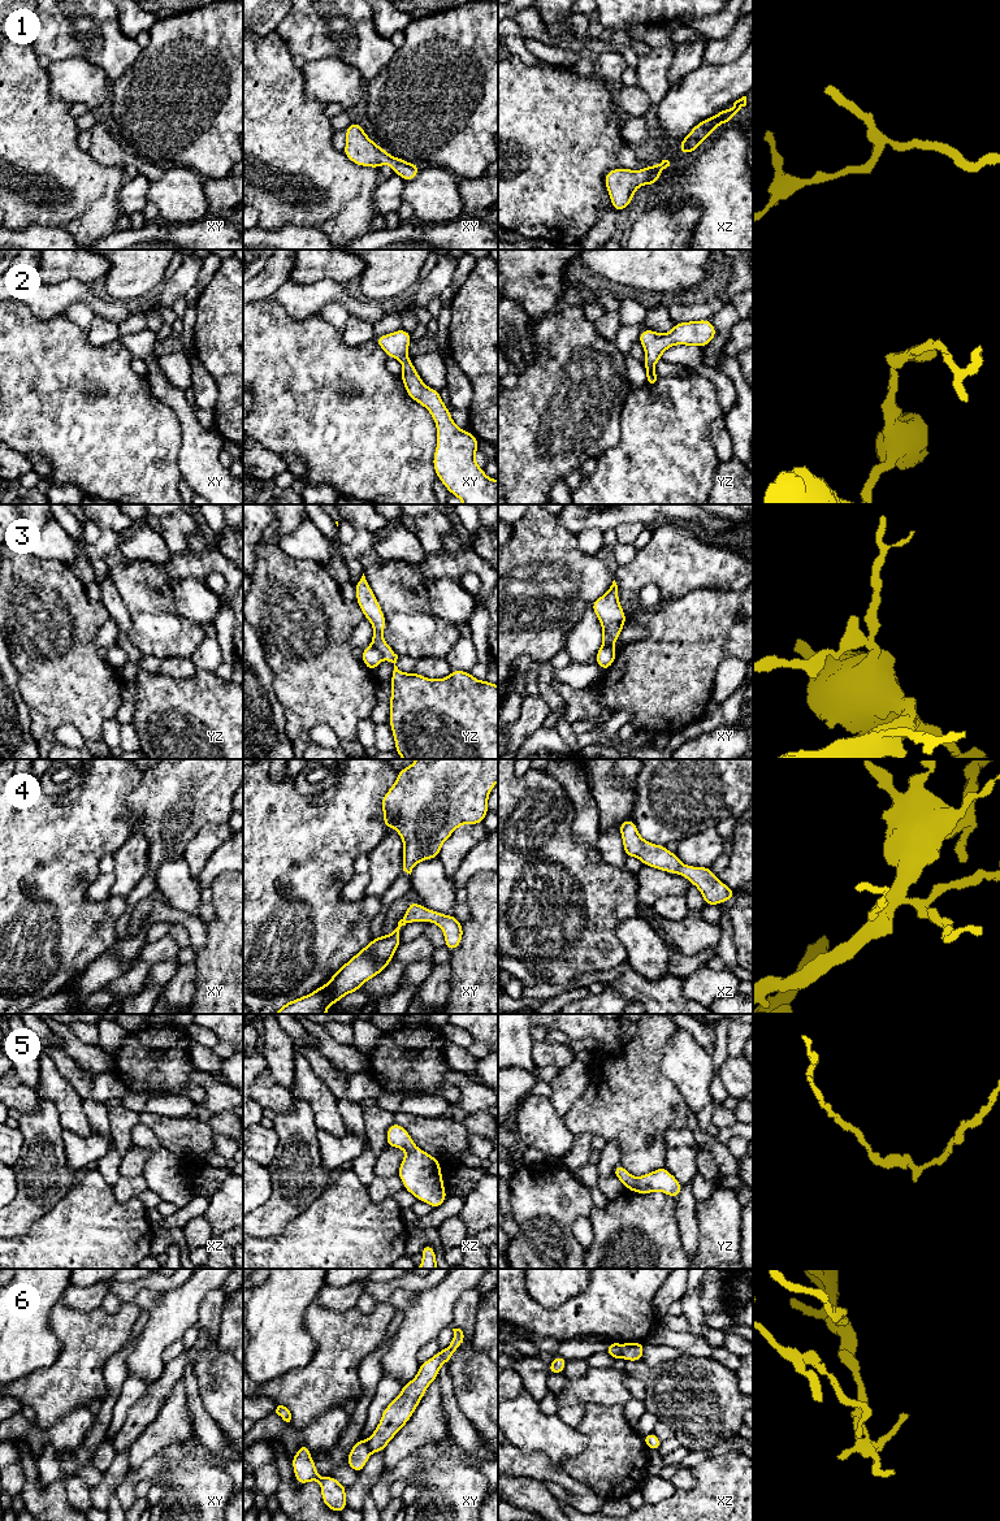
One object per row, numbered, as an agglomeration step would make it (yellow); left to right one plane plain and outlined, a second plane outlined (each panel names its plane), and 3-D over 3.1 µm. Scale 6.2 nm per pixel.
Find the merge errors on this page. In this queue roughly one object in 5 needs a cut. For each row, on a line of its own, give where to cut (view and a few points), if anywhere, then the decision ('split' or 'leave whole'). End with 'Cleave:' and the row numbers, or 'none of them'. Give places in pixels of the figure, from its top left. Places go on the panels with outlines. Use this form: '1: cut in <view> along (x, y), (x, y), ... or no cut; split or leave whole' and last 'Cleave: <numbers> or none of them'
1: no cut; leave whole
2: no cut; leave whole
3: cut in yz along (372, 644), (382, 657); split
4: no cut; leave whole
5: no cut; leave whole
6: cut in xz along (619, 1344), (623, 1356); split
Cleave: 3, 6

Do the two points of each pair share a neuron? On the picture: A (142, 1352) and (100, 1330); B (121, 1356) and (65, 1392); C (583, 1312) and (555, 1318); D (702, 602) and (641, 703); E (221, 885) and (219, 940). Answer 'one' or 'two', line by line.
A: two
B: two
C: one
D: one
E: one

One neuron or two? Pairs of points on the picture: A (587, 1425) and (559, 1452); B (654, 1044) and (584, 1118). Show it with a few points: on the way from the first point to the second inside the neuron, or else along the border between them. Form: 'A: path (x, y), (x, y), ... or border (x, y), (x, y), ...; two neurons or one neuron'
A: border (576, 1428), (588, 1438), (588, 1444), (565, 1459); two neurons
B: path (633, 1065), (626, 1073), (626, 1084), (605, 1105); one neuron

